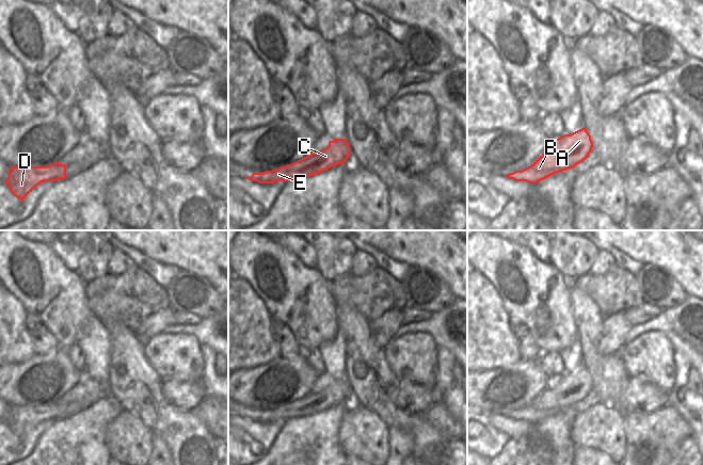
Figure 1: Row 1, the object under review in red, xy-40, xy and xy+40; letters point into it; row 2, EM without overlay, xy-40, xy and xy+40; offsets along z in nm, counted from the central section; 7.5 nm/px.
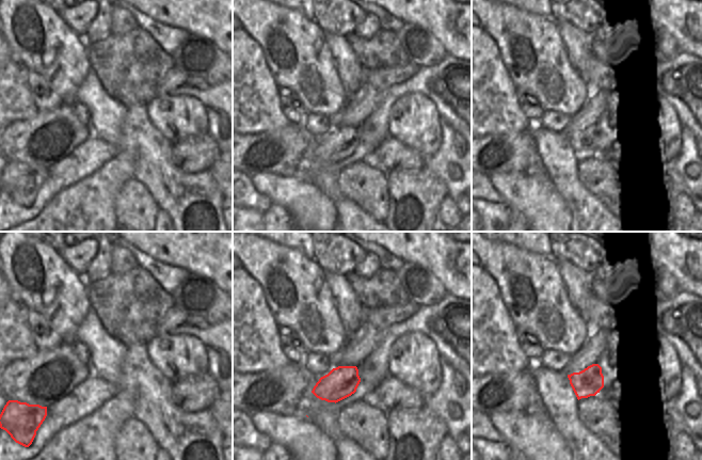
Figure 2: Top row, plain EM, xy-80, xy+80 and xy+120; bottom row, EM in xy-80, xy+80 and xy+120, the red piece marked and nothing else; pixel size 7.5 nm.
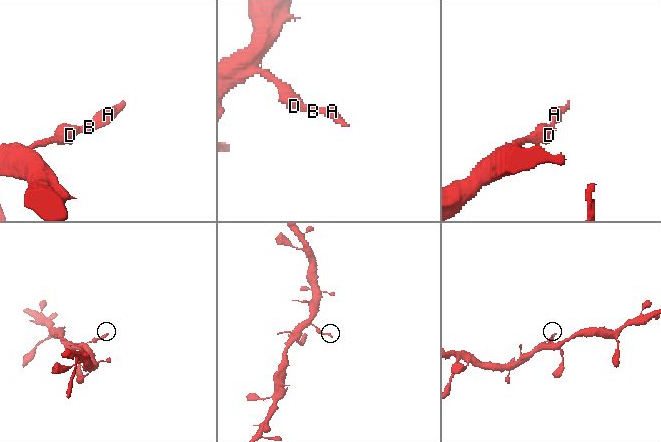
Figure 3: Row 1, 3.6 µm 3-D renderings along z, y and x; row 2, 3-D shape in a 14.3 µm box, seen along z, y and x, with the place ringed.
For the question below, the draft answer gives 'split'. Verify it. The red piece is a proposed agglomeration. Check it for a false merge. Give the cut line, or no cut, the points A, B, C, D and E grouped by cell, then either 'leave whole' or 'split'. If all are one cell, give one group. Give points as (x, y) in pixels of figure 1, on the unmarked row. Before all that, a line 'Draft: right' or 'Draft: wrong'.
Draft: wrong
cut none; groups A B C D E; leave whole

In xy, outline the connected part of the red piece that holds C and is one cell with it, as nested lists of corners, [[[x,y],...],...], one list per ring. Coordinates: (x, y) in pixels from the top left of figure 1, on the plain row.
[[[335,378],[329,381],[329,385],[311,391],[310,394],[285,405],[253,412],[251,416],[245,416],[251,420],[259,422],[274,422],[276,420],[291,420],[293,418],[304,418],[327,410],[332,405],[343,403],[350,395],[350,385],[346,378]]]

